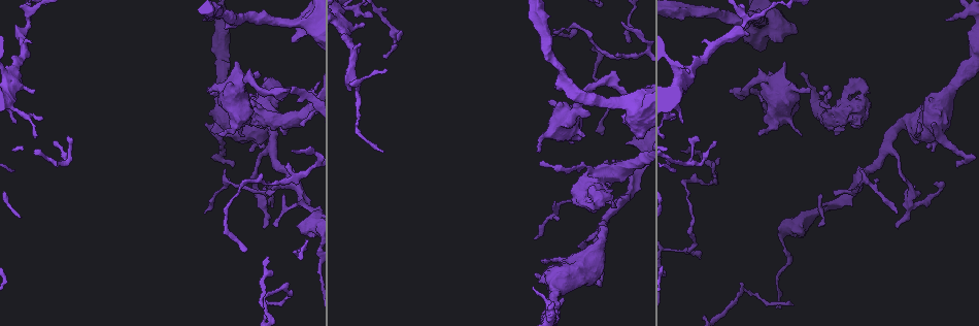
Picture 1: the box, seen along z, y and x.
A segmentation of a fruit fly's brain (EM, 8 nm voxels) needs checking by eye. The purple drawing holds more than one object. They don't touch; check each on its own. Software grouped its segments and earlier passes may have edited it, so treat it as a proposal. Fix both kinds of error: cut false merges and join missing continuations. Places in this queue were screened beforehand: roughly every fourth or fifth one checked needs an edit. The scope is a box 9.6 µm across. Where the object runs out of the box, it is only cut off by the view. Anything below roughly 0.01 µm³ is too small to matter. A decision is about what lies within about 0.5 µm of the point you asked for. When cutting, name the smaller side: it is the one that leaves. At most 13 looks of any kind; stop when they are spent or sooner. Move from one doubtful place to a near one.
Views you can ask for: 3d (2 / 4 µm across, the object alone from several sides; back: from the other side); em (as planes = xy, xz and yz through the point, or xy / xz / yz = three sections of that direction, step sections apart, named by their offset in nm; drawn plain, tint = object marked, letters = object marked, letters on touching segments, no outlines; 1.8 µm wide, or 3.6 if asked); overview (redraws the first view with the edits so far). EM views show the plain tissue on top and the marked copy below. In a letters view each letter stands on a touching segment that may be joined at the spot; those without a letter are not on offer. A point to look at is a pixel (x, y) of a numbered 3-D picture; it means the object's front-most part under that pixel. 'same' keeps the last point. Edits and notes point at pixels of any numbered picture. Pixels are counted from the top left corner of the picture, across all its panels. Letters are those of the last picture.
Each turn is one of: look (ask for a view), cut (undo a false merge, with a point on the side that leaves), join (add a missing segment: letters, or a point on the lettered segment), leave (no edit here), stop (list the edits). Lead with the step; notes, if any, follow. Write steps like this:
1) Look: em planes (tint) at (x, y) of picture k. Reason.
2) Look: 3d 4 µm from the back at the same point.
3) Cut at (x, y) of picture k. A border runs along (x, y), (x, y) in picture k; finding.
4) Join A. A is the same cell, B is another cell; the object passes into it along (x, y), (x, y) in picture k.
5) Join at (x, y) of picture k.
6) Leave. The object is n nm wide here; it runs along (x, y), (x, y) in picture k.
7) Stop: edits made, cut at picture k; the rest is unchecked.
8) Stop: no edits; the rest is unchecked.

Look: em xz step 16 (letters) at (802, 134) of picture 1. An open end.

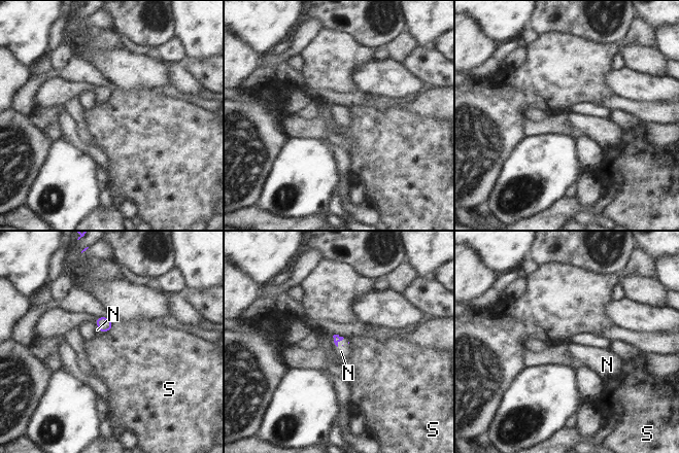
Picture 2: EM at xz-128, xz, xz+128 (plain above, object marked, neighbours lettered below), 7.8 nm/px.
Join N. N is the same cell, S is another cell; the object passes into it along (337, 339), (336, 345), (341, 351) in picture 2; it goes on there.

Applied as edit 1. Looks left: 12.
Look: 3d 2 µm at (267, 187) of picture 1. Tapers out.

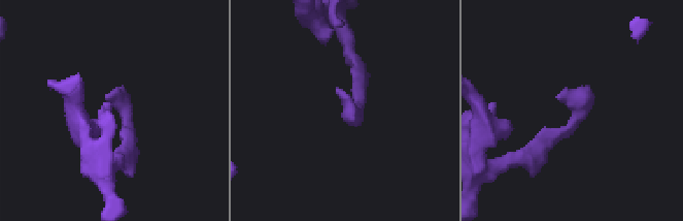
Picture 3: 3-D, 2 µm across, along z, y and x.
Look: em yz step 16 (tint) at (109, 101) of picture 3. Shape alone is not enough.

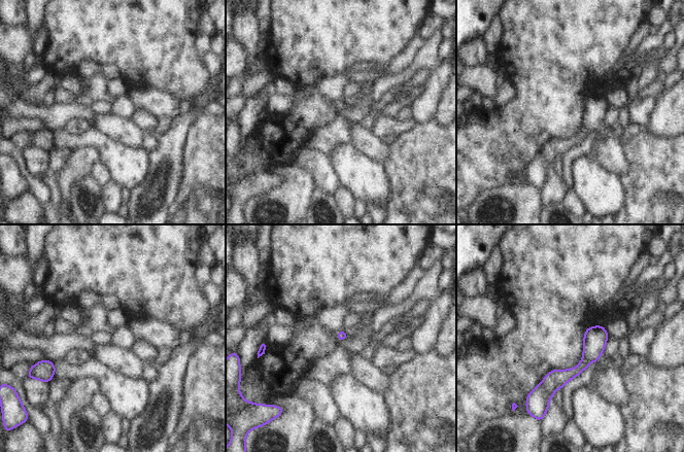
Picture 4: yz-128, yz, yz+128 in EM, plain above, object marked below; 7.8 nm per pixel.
Look: em xy step 16 (letters) at the same point.

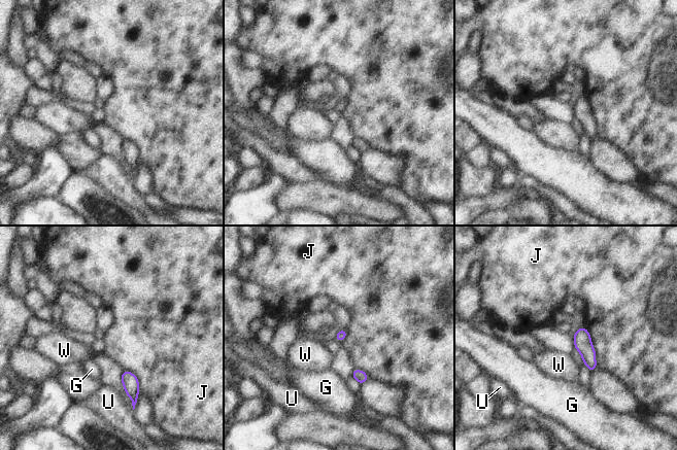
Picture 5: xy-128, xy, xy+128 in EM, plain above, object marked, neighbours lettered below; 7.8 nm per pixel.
Leave. The longest contact is with J, 320 nm; G, J, U and W are other cells; a border runs along (585, 326), (598, 366) in picture 5; no lettered segment goes on from it.

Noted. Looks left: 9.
Look: 3d 2 µm at (299, 125) of picture 1. An open end.

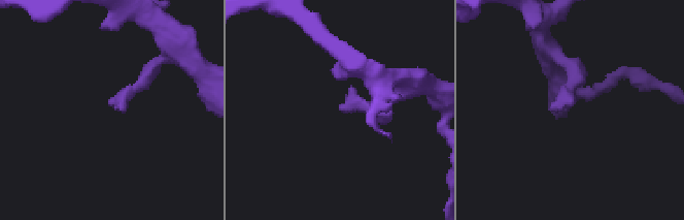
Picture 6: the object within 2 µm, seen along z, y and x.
Look: em planes (letters) at (573, 104) of picture 6.

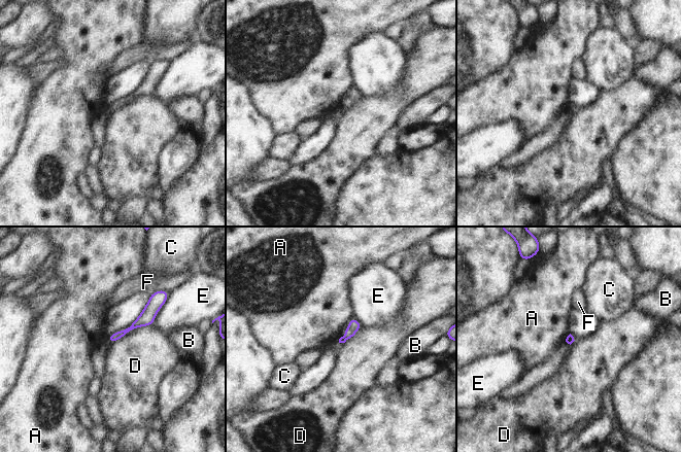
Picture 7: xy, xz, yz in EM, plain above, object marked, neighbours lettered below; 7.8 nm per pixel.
Leave. A, B, C, D, E and F are other cells; it runs along (158, 303), (138, 322), (110, 340) in picture 7; none of them fits.

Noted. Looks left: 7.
Look: em planes (letters) at (639, 138) of picture 1.

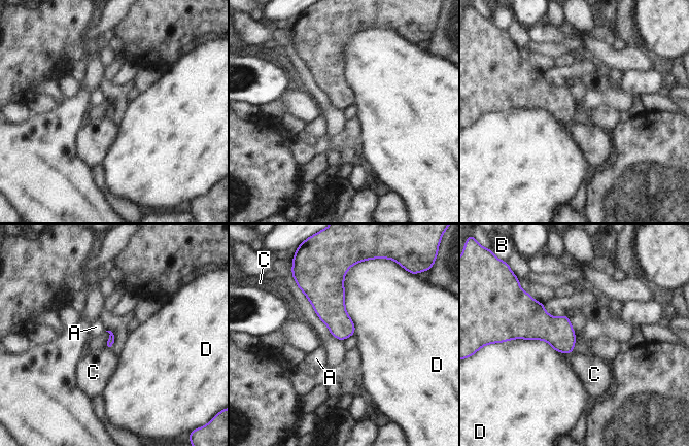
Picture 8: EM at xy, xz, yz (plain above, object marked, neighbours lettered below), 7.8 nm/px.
Leave. A, B, C and D are other cells; a border runs along (349, 268), (344, 308), (354, 335) in picture 8; no lettered segment goes on from it.

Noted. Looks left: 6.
Look: em xy step 8 (letters) at (784, 61) of picture 1.

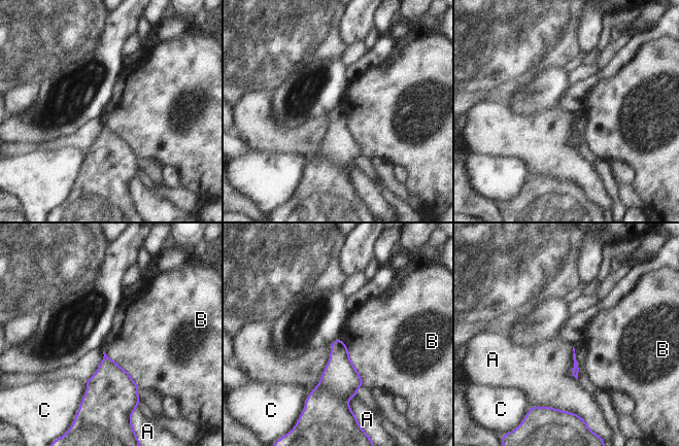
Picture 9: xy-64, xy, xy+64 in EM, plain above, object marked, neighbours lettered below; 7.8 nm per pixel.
Look: em planes (letters) at the same point. Another direction.

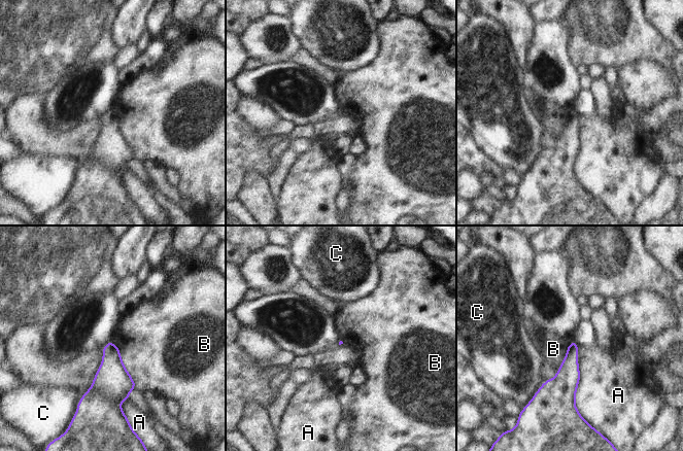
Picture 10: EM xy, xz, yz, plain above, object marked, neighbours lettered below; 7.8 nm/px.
Leave. A, B and C are other cells; a border runs along (110, 341), (118, 349), (136, 387) in picture 10; no lettered segment goes on from it.

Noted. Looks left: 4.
Stop: edits made, join at picture 2; the rest is unchecked.

